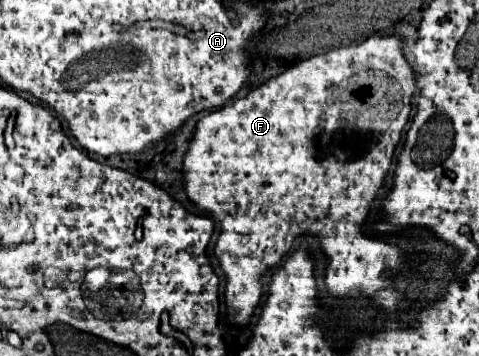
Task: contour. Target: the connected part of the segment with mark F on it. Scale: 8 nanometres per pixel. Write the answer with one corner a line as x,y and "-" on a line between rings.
370,37
360,45
348,45
348,47
338,47
332,49
328,53
322,55
314,55
310,59
304,59
300,63
296,63
294,67
286,69
282,75
272,77
268,83
260,85
258,89
254,89
248,97
232,101
228,105
224,105
222,109
206,115
204,119
200,119
200,123
196,125
194,137
190,141
190,149
186,151
184,157
184,185
186,185
186,193
190,197
190,201
194,201
200,209
212,213
212,217
216,217
216,221
220,221
222,225
222,233
218,237
218,245
214,249
222,271
226,273
226,305
228,305
228,313
230,313
230,321
244,325
248,323
254,307
260,301
262,295
262,287
260,287
260,273
264,273
268,267
276,265
282,255
286,255
292,247
292,243
302,235
302,233
314,233
318,235
322,249
330,261
328,269
326,269
326,285
332,293
336,295
344,295
350,291
358,291
358,293
368,293
370,297
374,295
374,299
388,299
388,305
402,305
402,303
410,303
408,299
404,299
396,289
384,289
382,295
378,295
378,269
388,269
388,267
398,267
400,265
400,249
396,249
396,245
386,243
378,237
370,237
370,235
362,235
364,231
364,221
366,215
370,211
370,205
378,193
378,189
384,183
384,177
390,169
392,163
392,155
394,149
400,141
402,129
408,123
408,111
410,111
410,99
416,87
416,77
414,71
410,69
410,65
406,63
404,55
402,55
402,41
398,37

